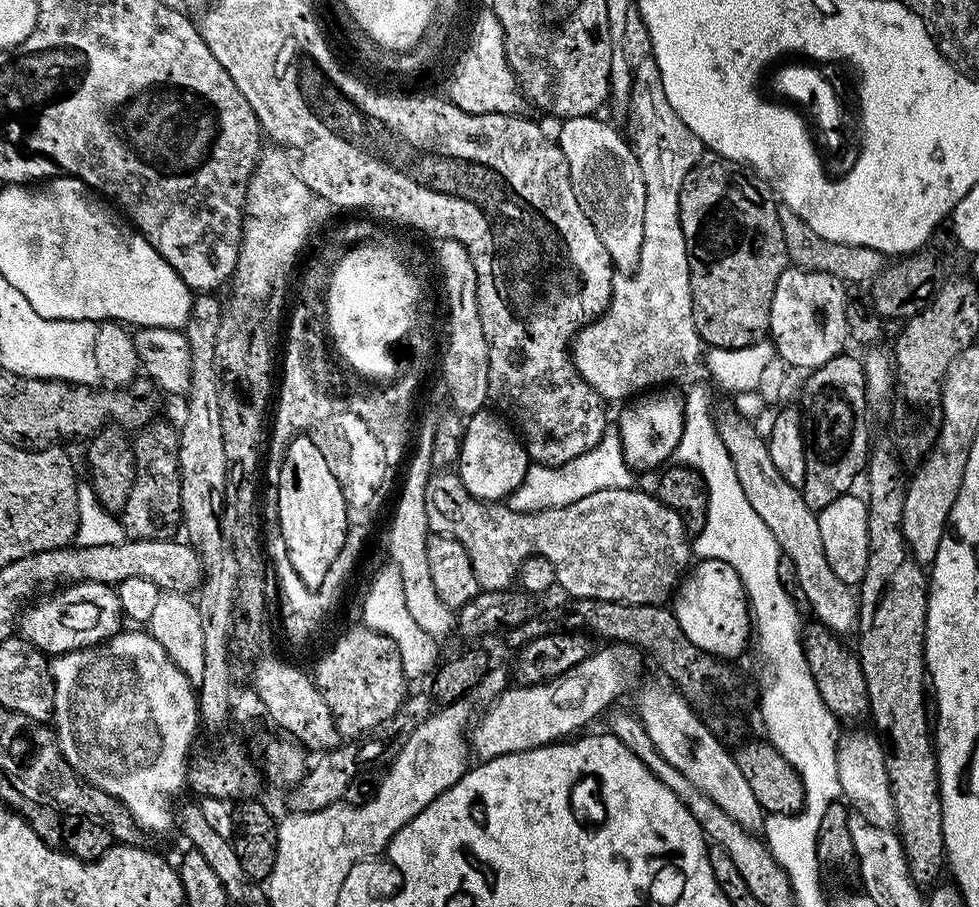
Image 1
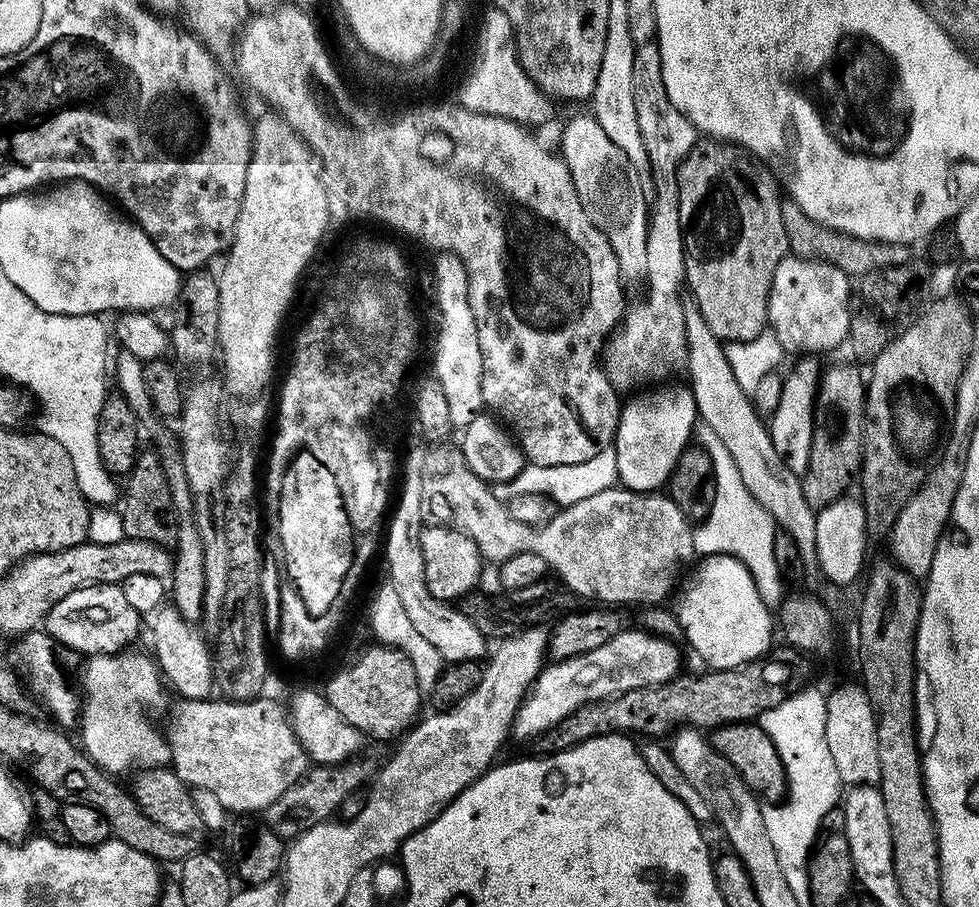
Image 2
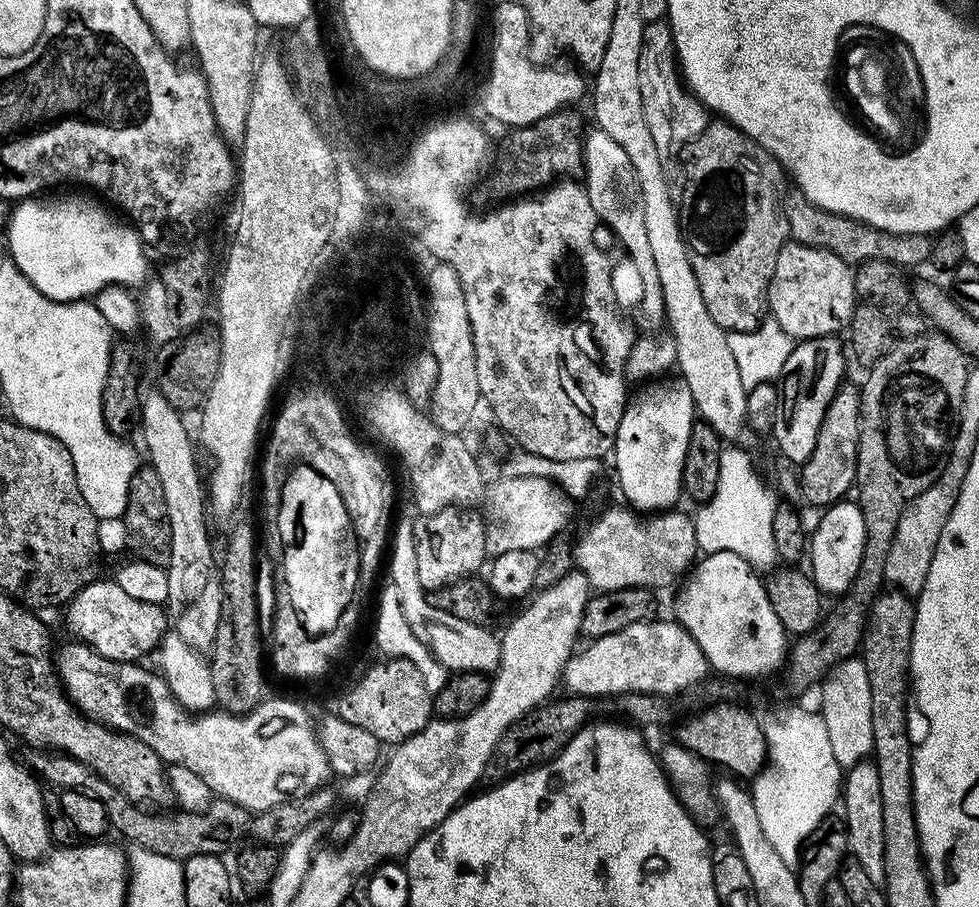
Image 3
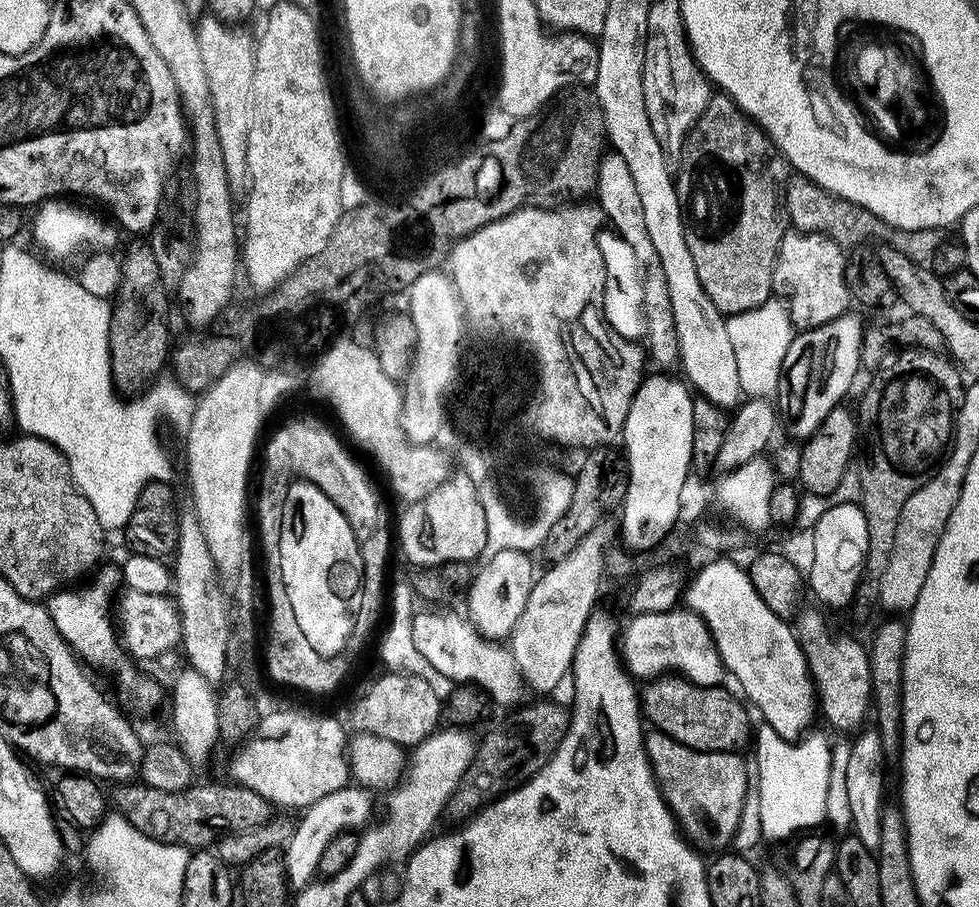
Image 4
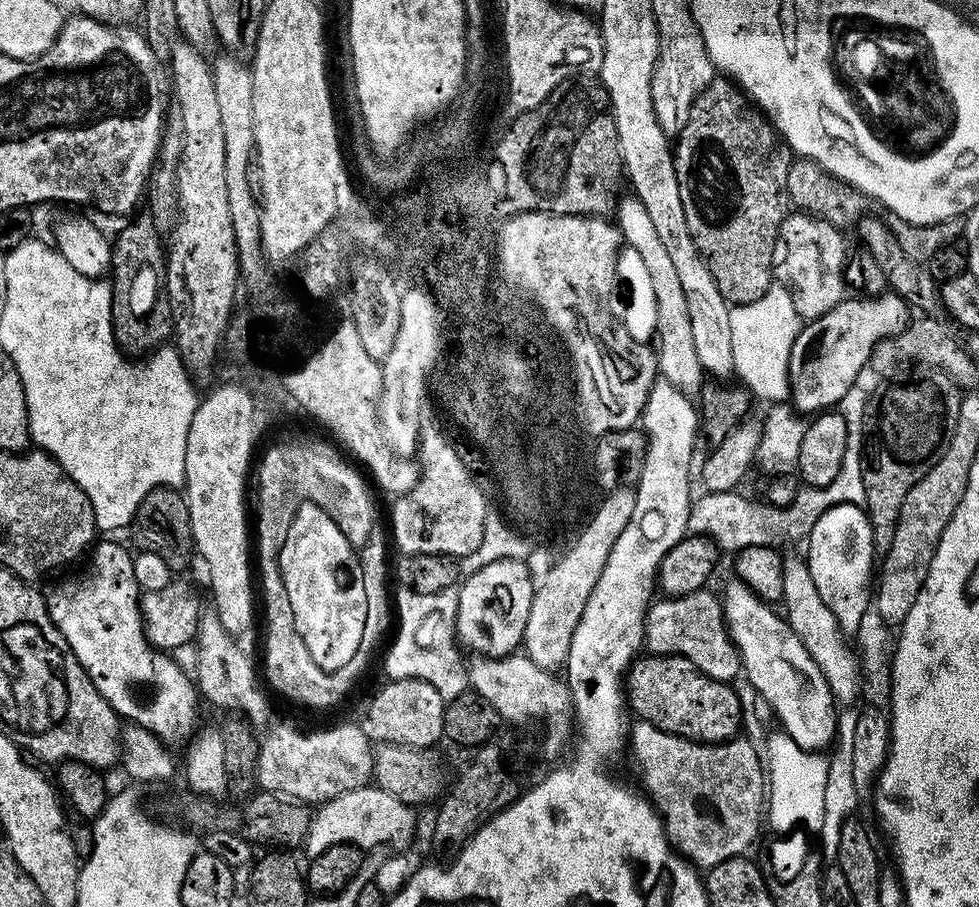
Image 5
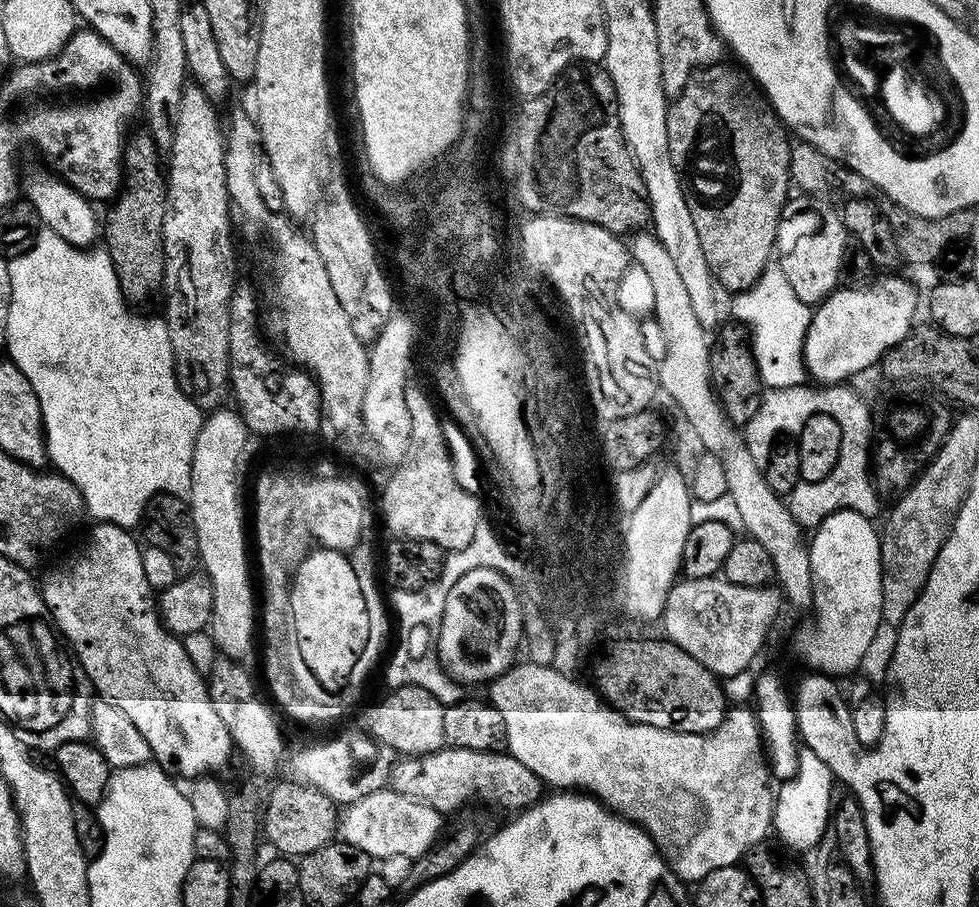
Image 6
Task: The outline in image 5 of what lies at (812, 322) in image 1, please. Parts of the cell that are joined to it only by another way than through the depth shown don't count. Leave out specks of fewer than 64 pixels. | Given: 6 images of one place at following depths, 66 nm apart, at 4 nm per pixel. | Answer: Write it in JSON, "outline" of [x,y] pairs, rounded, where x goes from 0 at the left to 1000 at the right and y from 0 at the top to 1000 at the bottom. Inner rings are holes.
{"outline":[[[816,232],[806,233],[797,247],[799,281],[792,292],[791,304],[806,322],[811,340],[821,355],[835,353],[863,330],[862,260],[863,257],[848,245]]]}

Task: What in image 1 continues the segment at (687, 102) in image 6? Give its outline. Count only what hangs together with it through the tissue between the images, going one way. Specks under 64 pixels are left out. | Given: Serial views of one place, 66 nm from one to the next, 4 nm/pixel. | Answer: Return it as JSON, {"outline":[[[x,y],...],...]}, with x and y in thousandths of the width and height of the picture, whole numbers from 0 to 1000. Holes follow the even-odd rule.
{"outline":[[[724,171],[701,196],[695,215],[695,248],[703,277],[707,345],[716,376],[724,385],[764,383],[779,376],[785,369],[791,315],[807,291],[795,221],[787,204],[753,178]]]}

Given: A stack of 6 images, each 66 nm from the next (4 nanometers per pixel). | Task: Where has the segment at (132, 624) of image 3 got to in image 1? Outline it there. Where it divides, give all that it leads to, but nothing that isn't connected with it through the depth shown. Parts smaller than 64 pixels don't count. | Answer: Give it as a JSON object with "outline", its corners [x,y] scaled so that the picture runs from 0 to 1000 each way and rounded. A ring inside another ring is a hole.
{"outline":[[[69,644],[49,656],[44,658],[46,662],[42,666],[23,671],[18,684],[18,697],[50,724],[56,725],[81,714],[94,714],[124,696],[125,676],[117,647],[108,644]]]}

